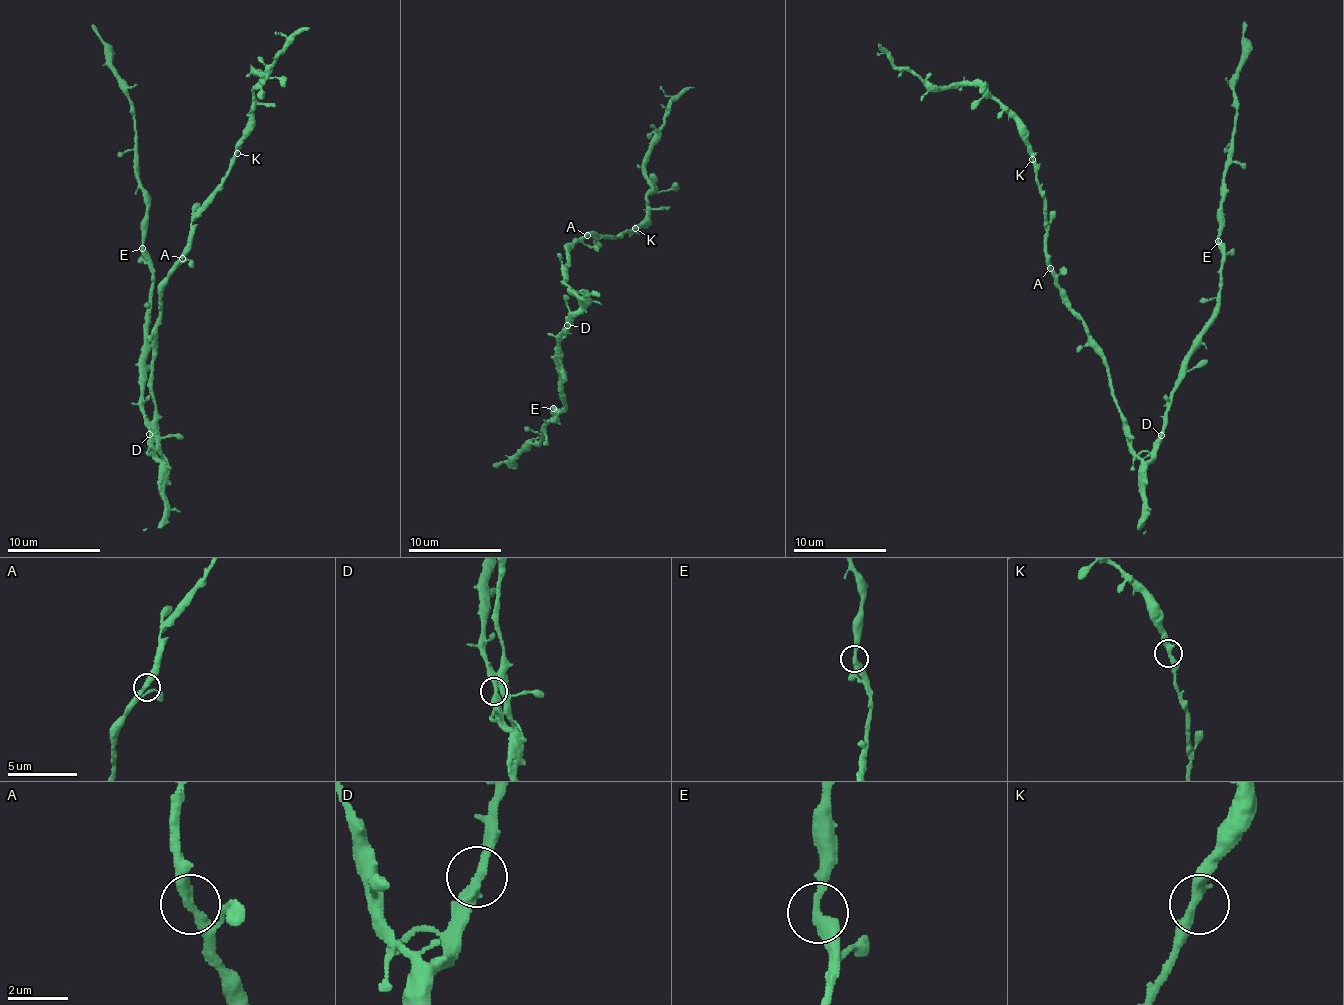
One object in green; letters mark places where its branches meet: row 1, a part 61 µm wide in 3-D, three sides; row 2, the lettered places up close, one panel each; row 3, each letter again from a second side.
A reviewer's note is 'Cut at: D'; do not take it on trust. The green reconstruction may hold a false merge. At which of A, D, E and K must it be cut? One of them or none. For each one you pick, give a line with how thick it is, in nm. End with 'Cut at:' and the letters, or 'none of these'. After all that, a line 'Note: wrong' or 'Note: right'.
Cut at: none of these
Note: wrong

